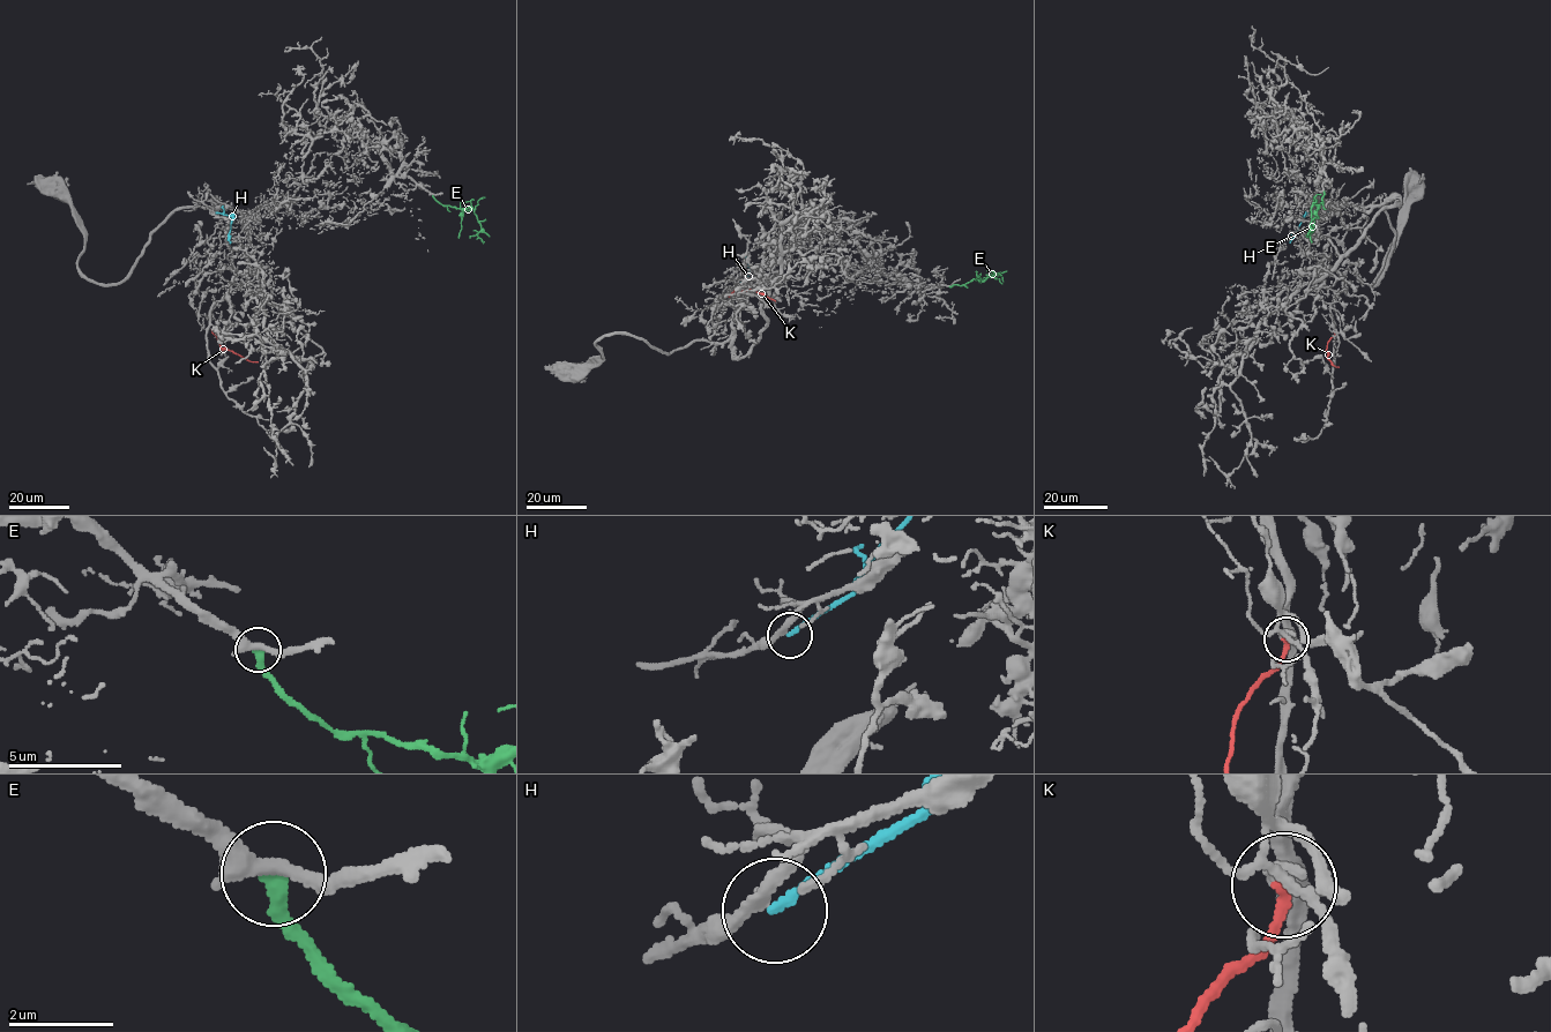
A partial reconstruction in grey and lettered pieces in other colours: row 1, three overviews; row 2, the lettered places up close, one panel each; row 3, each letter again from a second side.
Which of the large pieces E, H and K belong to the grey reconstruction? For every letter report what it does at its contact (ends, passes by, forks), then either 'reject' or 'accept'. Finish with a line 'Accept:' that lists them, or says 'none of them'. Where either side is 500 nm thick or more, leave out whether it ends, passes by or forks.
E: it ends | reject
H: it ends | reject
K: it ends | reject
Accept: none of them

